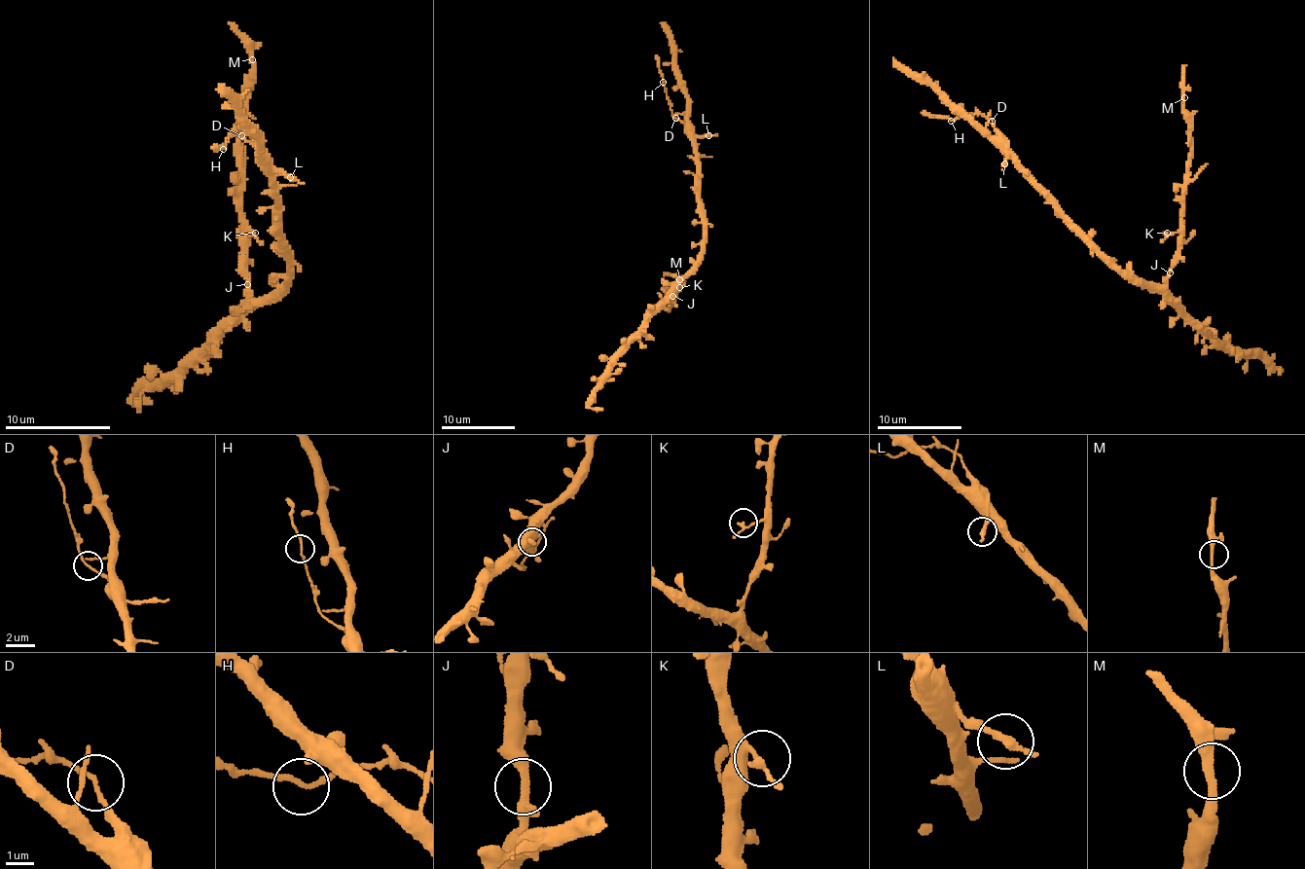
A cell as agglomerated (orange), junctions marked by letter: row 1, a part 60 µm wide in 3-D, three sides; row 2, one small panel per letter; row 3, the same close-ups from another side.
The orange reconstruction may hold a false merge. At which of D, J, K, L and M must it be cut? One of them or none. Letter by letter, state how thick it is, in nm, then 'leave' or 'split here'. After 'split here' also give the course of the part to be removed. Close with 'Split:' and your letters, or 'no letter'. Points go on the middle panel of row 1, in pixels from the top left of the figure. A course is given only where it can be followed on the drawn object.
D: calibre 150 nm; split here; course (675, 118), (655, 55)
J: calibre 320 nm; leave
K: calibre 170 nm; leave
L: calibre 240 nm; leave
M: calibre 280 nm; leave
Split: D

